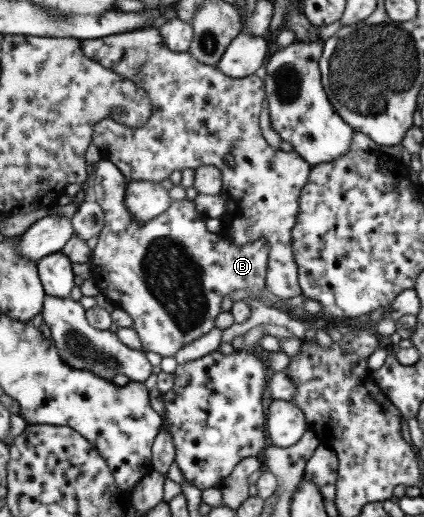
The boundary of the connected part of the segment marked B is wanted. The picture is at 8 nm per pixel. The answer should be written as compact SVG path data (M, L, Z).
M102 158L95 163L91 180L95 202L104 214L103 228L98 232L97 243L91 251L91 270L94 282L109 301L115 302L133 319L133 330L141 342L141 350L171 357L187 342L197 340L207 334L220 314L220 303L230 292L247 290L256 300L259 289L264 287L268 244L265 239L257 239L243 246L235 246L227 238L205 229L205 216L195 211L193 201L184 198L173 201L156 217L147 222L137 222L124 205L124 190L128 181L119 169Z

